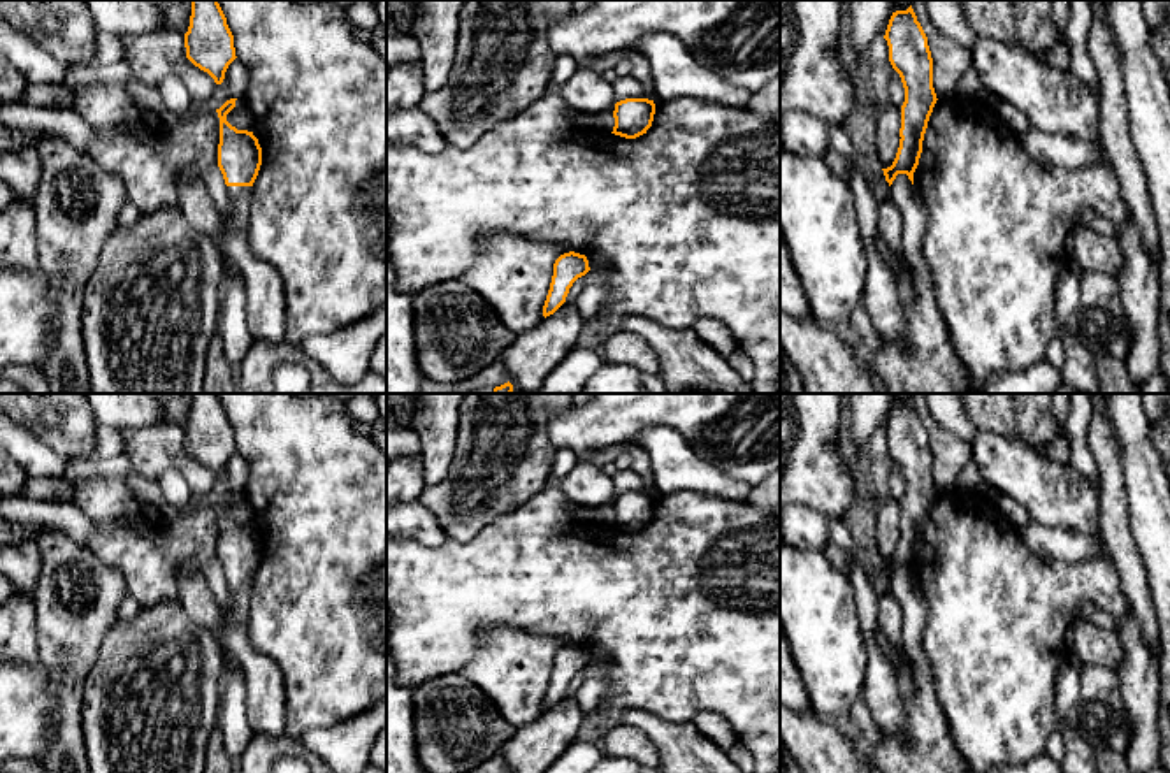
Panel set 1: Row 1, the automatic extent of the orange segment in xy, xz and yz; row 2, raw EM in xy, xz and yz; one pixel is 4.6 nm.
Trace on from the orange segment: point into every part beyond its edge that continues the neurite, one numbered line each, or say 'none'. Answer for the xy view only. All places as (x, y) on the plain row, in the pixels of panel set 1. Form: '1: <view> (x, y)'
1: xy (266, 710)

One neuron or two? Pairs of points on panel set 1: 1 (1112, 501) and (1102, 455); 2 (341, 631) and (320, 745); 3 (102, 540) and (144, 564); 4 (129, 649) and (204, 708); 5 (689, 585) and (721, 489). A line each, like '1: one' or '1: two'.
1: one
2: two
3: one
4: one
5: two

